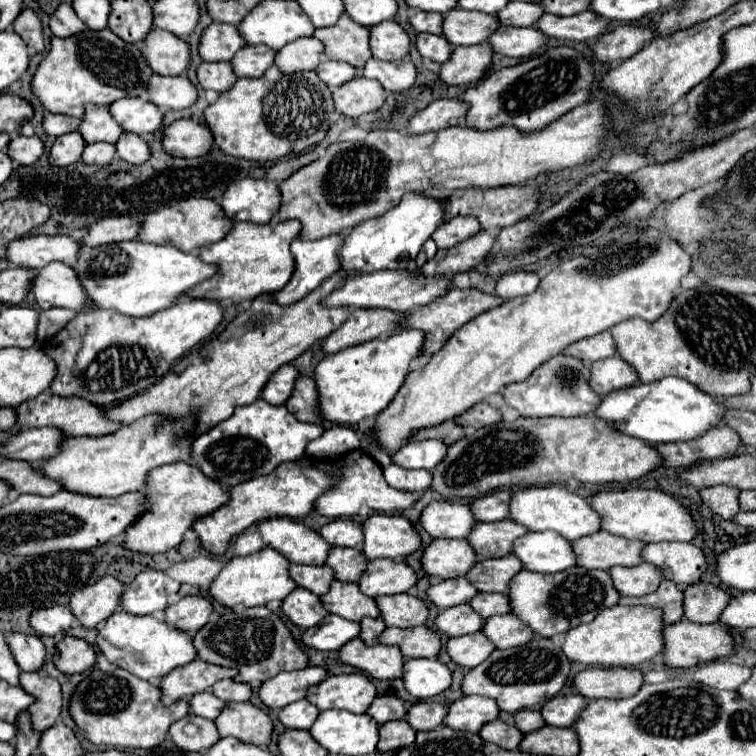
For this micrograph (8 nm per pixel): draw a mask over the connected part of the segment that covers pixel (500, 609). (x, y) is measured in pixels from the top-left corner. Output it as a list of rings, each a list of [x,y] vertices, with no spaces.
[[[478,593],[468,601],[468,605],[472,605],[472,609],[476,609],[476,613],[482,619],[488,619],[492,615],[510,613],[508,597],[504,593]]]

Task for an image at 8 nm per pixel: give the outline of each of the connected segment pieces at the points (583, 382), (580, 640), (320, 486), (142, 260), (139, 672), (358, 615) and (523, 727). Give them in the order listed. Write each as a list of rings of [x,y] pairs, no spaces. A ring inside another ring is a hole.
[[[558,353],[550,361],[542,363],[526,381],[508,385],[504,391],[504,401],[506,405],[518,409],[522,417],[576,417],[594,413],[602,397],[590,387],[590,363]]]
[[[616,605],[598,613],[592,623],[582,623],[570,629],[566,633],[562,651],[572,663],[598,667],[636,667],[638,663],[662,653],[662,627],[662,611],[656,607]]]
[[[286,461],[280,463],[270,475],[264,477],[256,477],[252,481],[240,483],[236,487],[230,489],[230,501],[226,505],[222,505],[220,509],[216,509],[214,513],[210,513],[208,517],[202,517],[194,523],[194,531],[198,531],[202,547],[210,553],[222,555],[228,547],[228,541],[242,533],[246,527],[264,521],[264,519],[272,519],[272,517],[290,517],[290,519],[304,519],[306,515],[310,515],[314,511],[314,503],[316,499],[330,491],[336,481],[342,477],[332,475],[332,471],[324,471],[316,465],[298,465],[296,461]],[[272,513],[306,513],[306,515],[272,515]]]
[[[138,239],[102,247],[84,247],[84,253],[80,253],[80,261],[76,265],[76,273],[80,273],[80,281],[96,309],[116,309],[130,317],[146,317],[172,307],[184,293],[188,293],[208,277],[214,277],[216,271],[218,267],[214,263],[204,263],[198,255],[184,253],[172,245],[154,245]]]
[[[116,611],[112,613],[112,617],[106,619],[106,625],[98,631],[96,647],[112,665],[128,669],[132,675],[146,681],[158,681],[174,667],[186,665],[196,657],[192,639],[186,633],[176,631],[164,621],[154,619],[150,615],[132,617],[124,611]]]
[[[334,579],[330,591],[322,595],[320,601],[328,613],[340,615],[348,621],[360,621],[362,617],[378,617],[380,613],[374,599],[362,595],[356,583],[342,583]]]
[[[524,709],[524,711],[518,711],[518,713],[514,715],[514,725],[516,725],[518,731],[530,733],[530,731],[536,731],[536,729],[544,727],[544,719],[540,717],[538,711]]]

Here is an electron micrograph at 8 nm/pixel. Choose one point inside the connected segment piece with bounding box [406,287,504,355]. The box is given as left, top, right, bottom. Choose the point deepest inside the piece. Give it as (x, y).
(442, 319)

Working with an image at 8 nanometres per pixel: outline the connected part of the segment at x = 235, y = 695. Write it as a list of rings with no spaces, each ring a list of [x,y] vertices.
[[[222,679],[222,681],[216,681],[212,685],[210,693],[216,695],[218,699],[222,699],[222,701],[248,701],[252,689],[246,683],[236,683],[232,679]]]

